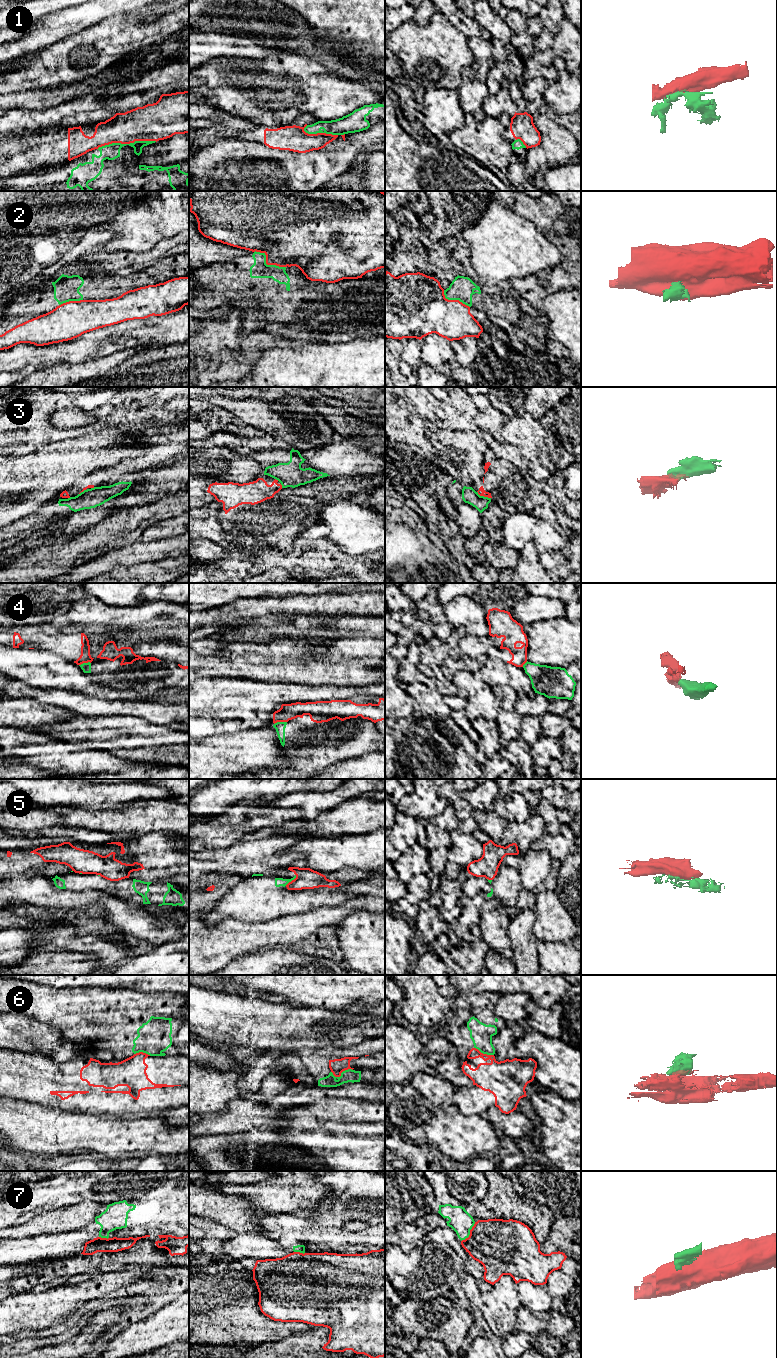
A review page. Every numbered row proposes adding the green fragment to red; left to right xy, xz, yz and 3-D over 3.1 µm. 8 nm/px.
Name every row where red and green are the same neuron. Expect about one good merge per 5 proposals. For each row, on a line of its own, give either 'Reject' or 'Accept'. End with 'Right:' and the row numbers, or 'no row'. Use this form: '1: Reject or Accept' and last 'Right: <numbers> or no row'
1: Reject
2: Reject
3: Reject
4: Reject
5: Reject
6: Reject
7: Reject
Right: no row

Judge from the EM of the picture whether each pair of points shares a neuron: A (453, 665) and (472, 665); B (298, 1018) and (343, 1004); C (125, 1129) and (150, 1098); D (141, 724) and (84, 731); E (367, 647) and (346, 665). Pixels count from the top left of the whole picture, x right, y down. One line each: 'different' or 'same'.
A: same
B: different
C: different
D: same
E: same

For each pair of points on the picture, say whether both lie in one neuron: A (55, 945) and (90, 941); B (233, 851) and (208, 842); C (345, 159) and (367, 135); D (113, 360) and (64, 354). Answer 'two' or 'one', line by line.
A: one
B: two
C: one
D: two

